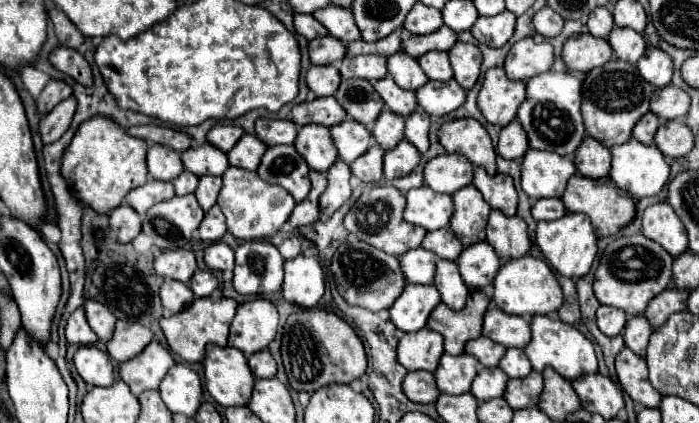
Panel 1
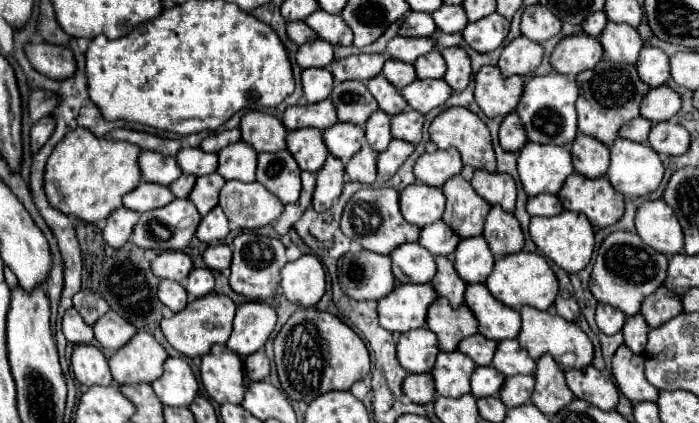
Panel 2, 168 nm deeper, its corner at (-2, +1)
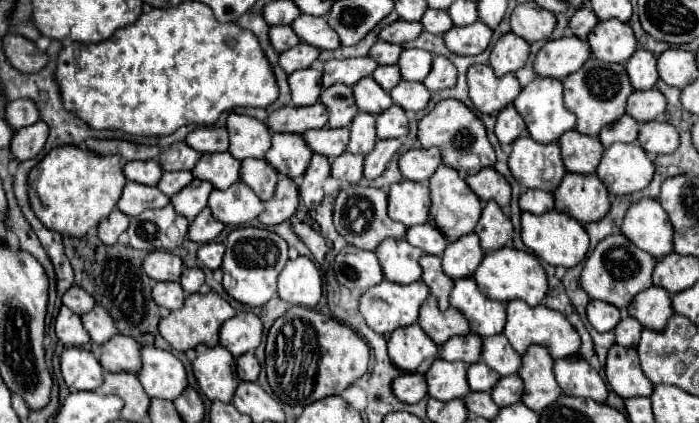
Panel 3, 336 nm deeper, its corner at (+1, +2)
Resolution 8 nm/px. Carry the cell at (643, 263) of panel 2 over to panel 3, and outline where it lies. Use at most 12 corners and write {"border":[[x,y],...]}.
{"border":[[623,233],[587,257],[581,287],[627,309],[657,259]]}

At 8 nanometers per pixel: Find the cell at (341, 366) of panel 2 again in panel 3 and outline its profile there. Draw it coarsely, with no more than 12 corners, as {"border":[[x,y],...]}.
{"border":[[291,307],[267,335],[285,405],[341,395],[367,373],[353,329]]}

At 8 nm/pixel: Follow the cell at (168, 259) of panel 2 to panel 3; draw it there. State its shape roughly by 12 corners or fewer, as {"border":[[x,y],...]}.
{"border":[[151,251],[143,271],[153,281],[179,281],[183,261]]}

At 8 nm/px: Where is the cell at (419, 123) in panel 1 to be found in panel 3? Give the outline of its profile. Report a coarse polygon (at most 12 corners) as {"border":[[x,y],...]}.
{"border":[[401,107],[377,115],[379,139],[405,139],[409,117]]}

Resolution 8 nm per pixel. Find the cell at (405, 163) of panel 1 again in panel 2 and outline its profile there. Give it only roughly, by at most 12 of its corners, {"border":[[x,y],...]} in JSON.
{"border":[[392,140],[376,162],[378,178],[390,180],[414,144]]}

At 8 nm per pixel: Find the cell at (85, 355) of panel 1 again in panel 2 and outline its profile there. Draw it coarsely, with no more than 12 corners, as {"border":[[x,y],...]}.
{"border":[[90,344],[72,352],[82,386],[110,386],[104,354]]}

